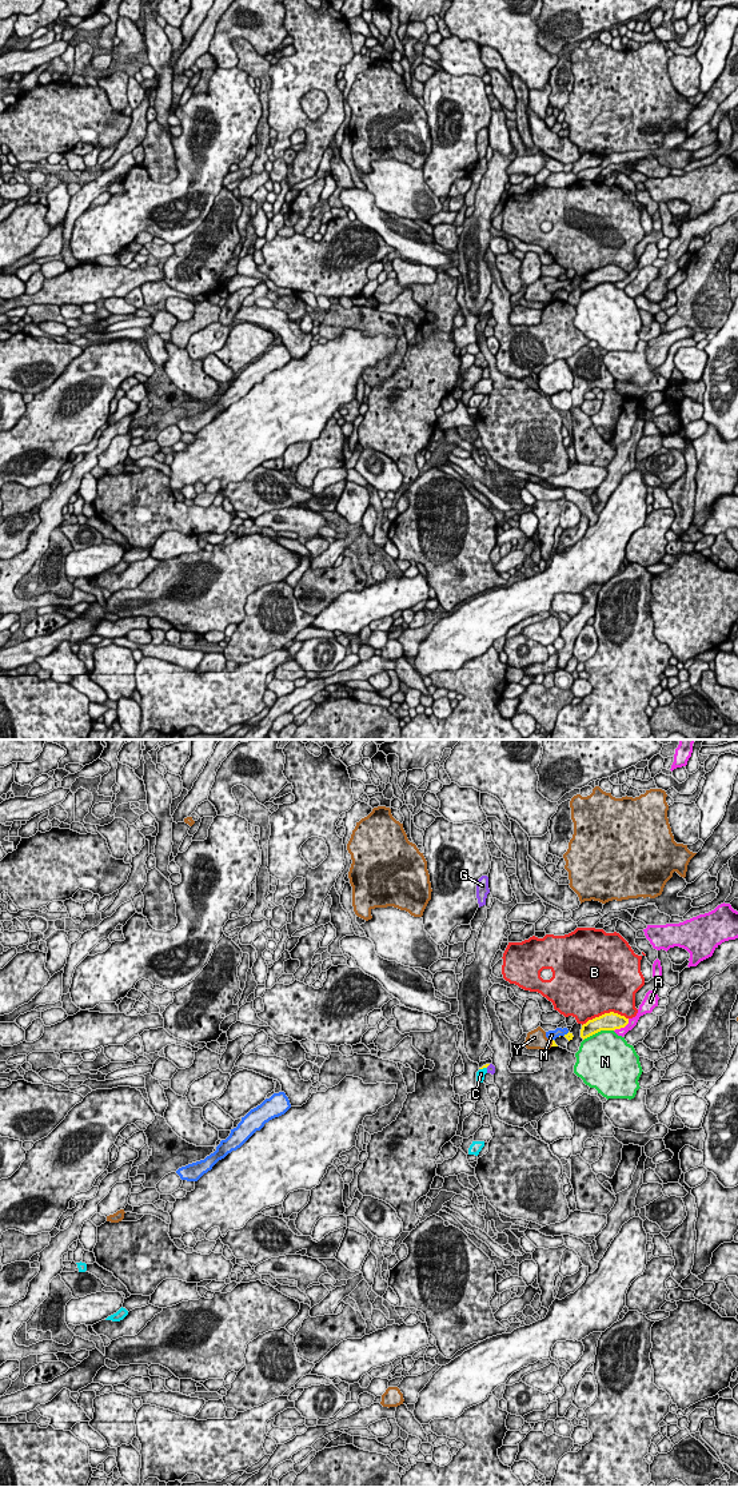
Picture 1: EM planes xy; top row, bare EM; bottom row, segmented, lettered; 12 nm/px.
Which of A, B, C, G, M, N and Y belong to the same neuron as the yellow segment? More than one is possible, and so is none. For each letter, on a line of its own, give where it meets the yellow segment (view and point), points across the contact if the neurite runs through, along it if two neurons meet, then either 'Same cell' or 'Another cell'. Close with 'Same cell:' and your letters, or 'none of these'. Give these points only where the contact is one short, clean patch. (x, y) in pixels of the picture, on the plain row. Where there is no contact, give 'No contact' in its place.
A: Touches yellow at xy (622, 279). Another cell
B: Touches yellow at xy (605, 266). Another cell
C: Touches yellow at xy (482, 321). Path across: xy (486, 318), (482, 321), (481, 326). Same cell
G: Touches yellow at xy (487, 318). Boundary: xy (490, 317), (486, 319). Another cell
M: Touches yellow at xy (567, 286). Boundary: xy (569, 284), (563, 287). Another cell
N: Touches yellow at xy (598, 283). Another cell
Y: Touches yellow at xy (553, 296). Another cell
Same cell: C

